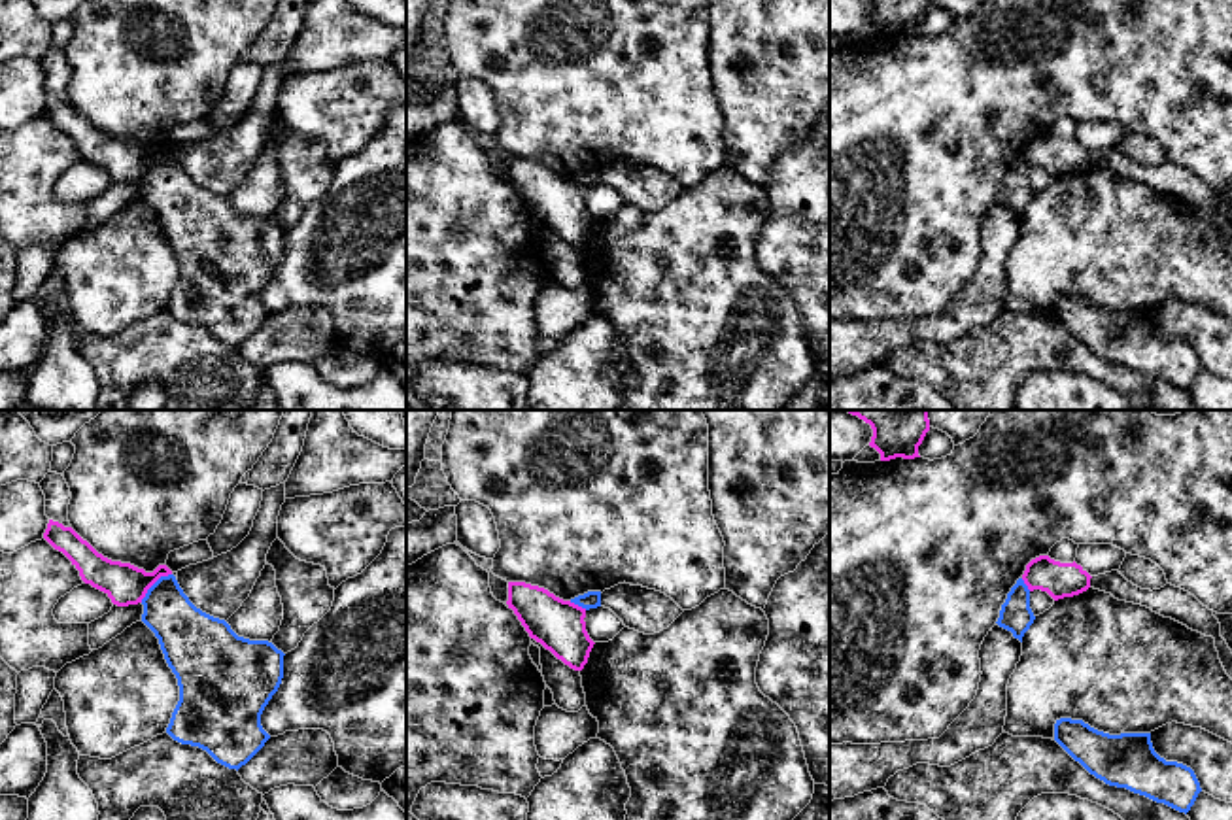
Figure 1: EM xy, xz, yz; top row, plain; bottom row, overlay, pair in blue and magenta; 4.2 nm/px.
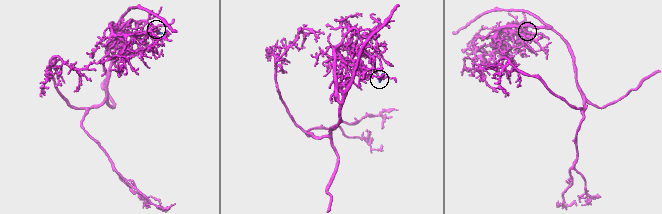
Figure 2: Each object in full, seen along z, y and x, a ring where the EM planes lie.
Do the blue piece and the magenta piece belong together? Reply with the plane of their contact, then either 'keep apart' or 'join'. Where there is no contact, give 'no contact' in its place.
contact in xy; keep apart

